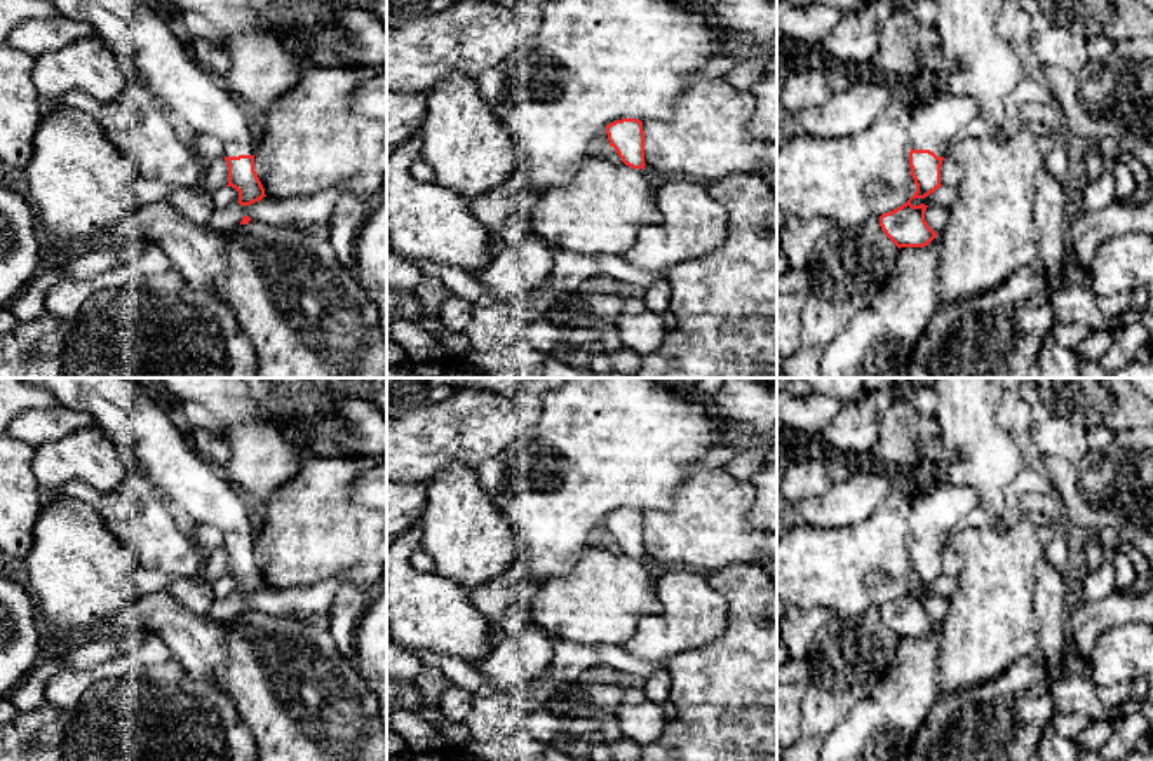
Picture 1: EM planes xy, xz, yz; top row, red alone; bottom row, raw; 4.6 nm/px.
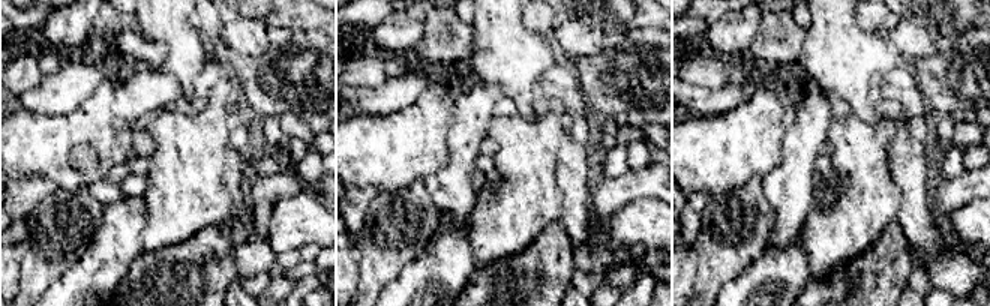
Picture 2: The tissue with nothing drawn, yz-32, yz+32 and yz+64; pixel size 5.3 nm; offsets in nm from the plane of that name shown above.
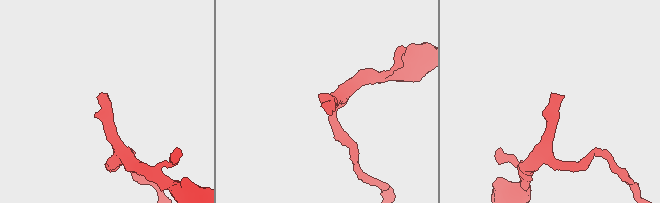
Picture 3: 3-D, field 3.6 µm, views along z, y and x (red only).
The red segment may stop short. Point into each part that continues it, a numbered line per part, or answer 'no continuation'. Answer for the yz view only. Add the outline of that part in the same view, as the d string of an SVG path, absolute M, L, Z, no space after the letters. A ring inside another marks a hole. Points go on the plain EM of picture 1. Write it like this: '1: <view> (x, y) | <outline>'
1: yz (936, 505) | M928 475L911 489L909 526L913 540L930 540L949 547L956 522L981 507L975 489Z

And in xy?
1: xy (138, 425) | M21 378L31 385L49 390L57 404L71 411L85 411L117 448L138 461L148 479L169 498L171 507L186 514L199 524L216 526L223 533L223 547L253 545L256 528L251 524L246 498L232 486L221 468L206 461L193 448L188 432L178 418L167 414L162 404L146 392L138 390L129 378Z

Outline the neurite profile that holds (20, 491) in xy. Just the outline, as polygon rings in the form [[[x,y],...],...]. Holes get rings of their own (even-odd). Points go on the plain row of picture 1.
[[[0,437],[0,552],[26,559],[40,517],[40,484],[31,470],[35,446]]]

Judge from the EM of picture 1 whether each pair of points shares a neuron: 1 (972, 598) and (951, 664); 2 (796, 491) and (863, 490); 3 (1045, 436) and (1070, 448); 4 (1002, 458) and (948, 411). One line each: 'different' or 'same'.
1: same
2: different
3: same
4: same

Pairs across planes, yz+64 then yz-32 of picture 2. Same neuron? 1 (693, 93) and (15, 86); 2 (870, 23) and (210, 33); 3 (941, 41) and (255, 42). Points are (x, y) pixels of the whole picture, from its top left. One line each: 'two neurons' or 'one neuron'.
1: two neurons
2: one neuron
3: two neurons

